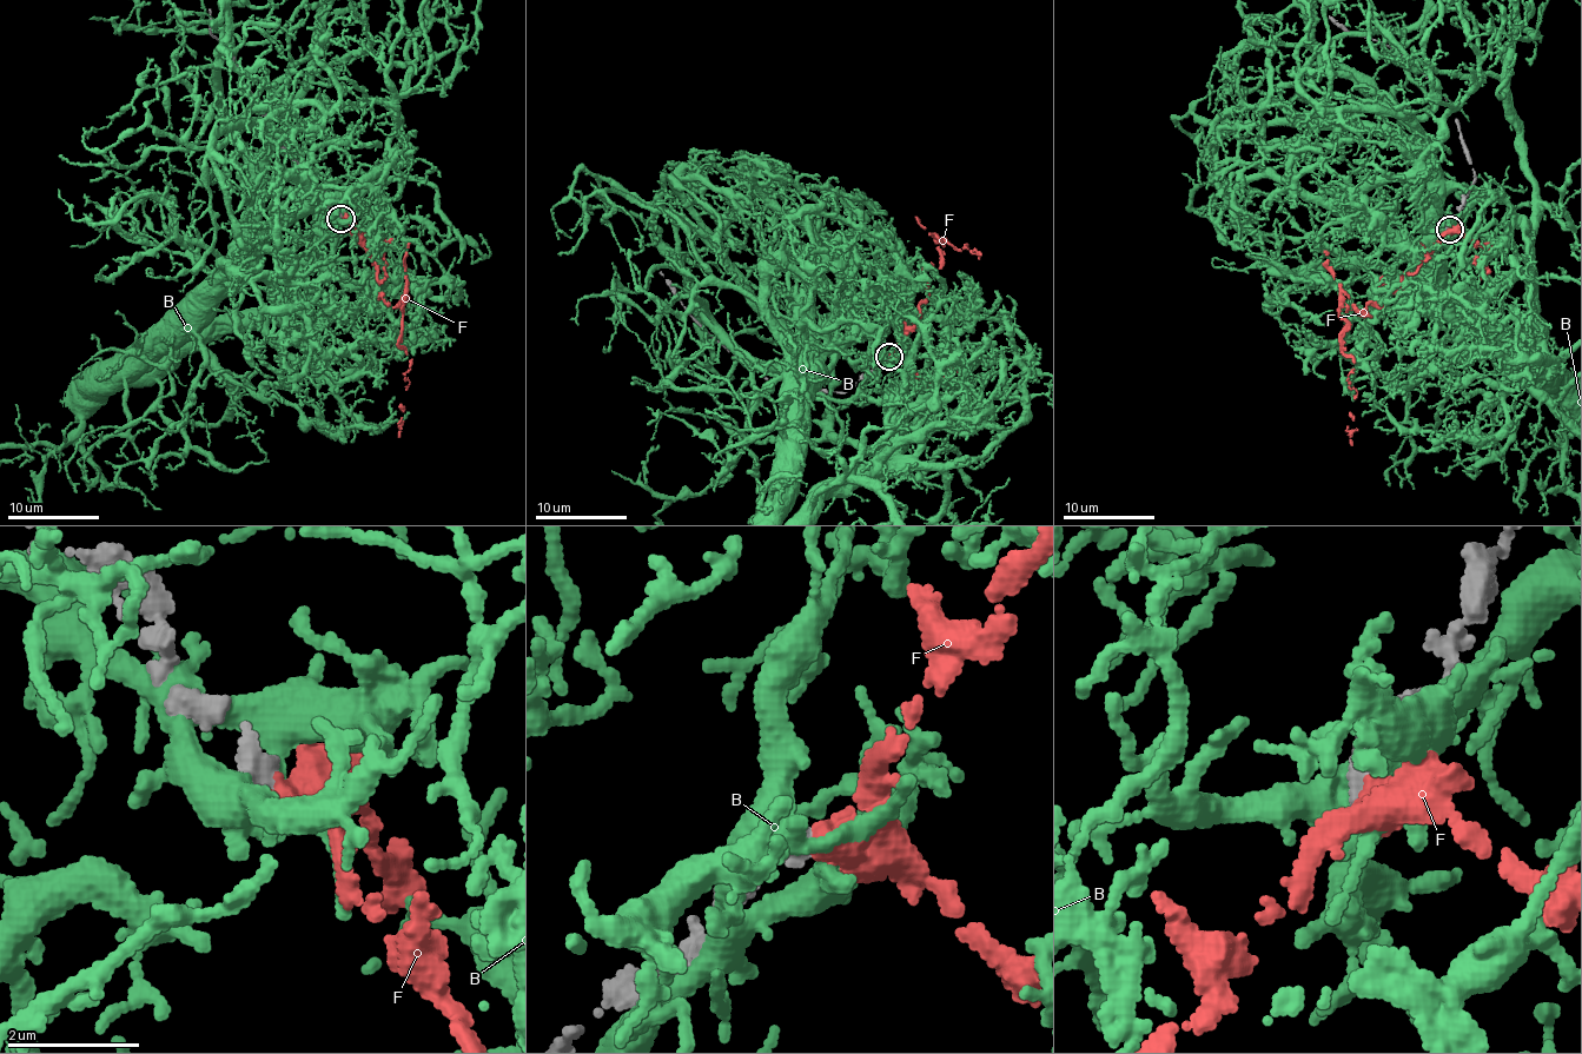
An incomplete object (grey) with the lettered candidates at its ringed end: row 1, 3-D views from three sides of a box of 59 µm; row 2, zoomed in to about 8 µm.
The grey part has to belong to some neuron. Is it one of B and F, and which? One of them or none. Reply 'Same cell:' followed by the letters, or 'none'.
Same cell: F

